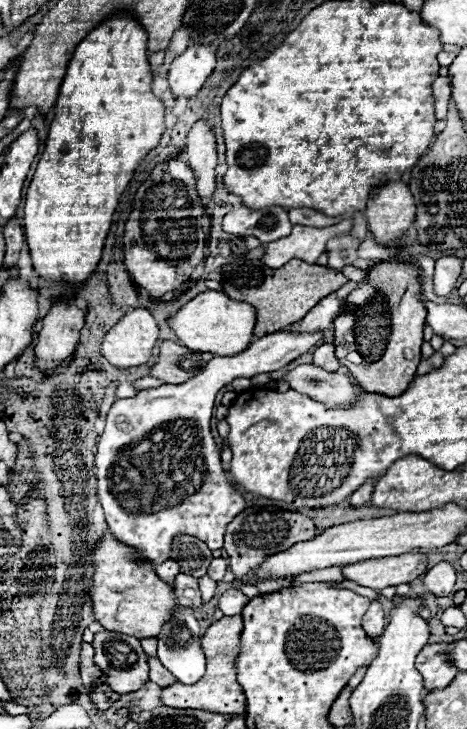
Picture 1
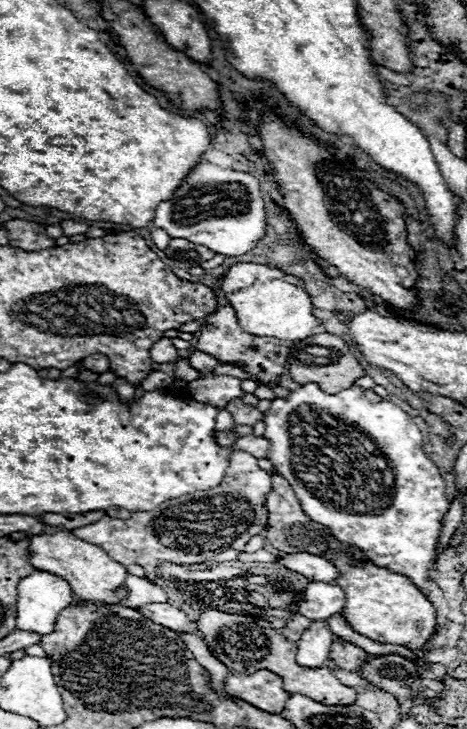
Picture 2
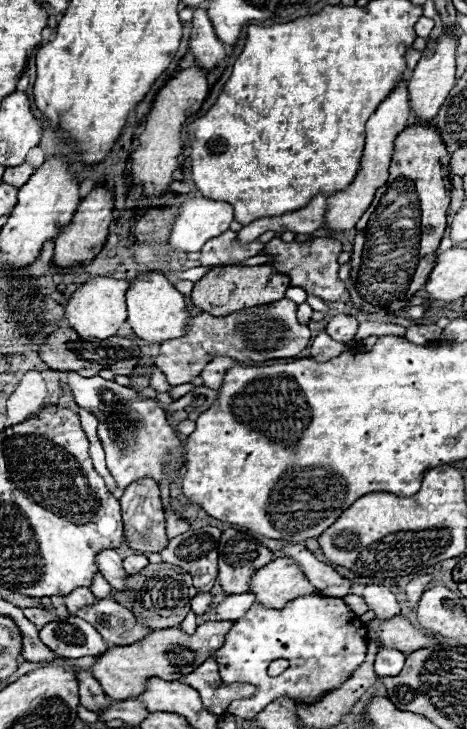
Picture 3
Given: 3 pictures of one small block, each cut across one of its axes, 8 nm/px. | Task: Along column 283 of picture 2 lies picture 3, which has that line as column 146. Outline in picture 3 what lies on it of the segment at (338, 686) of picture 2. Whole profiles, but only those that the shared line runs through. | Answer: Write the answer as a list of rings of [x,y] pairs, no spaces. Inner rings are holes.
[[[204,622],[196,628],[194,634],[186,634],[180,626],[152,630],[146,638],[128,644],[128,646],[114,646],[108,648],[96,662],[90,666],[92,676],[100,682],[106,696],[114,700],[128,700],[134,698],[144,690],[144,680],[158,676],[164,680],[178,680],[192,670],[196,670],[208,656],[212,656],[222,644],[224,636],[232,628],[232,622]]]

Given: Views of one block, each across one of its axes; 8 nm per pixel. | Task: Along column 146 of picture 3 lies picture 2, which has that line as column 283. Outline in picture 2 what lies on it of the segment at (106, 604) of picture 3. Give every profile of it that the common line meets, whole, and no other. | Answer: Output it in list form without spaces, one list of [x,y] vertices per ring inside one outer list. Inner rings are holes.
[[[296,614],[294,618],[288,620],[288,624],[280,632],[286,634],[288,640],[298,642],[298,638],[304,634],[304,630],[308,630],[308,626],[310,626],[310,620],[306,616],[302,616],[302,614]]]

